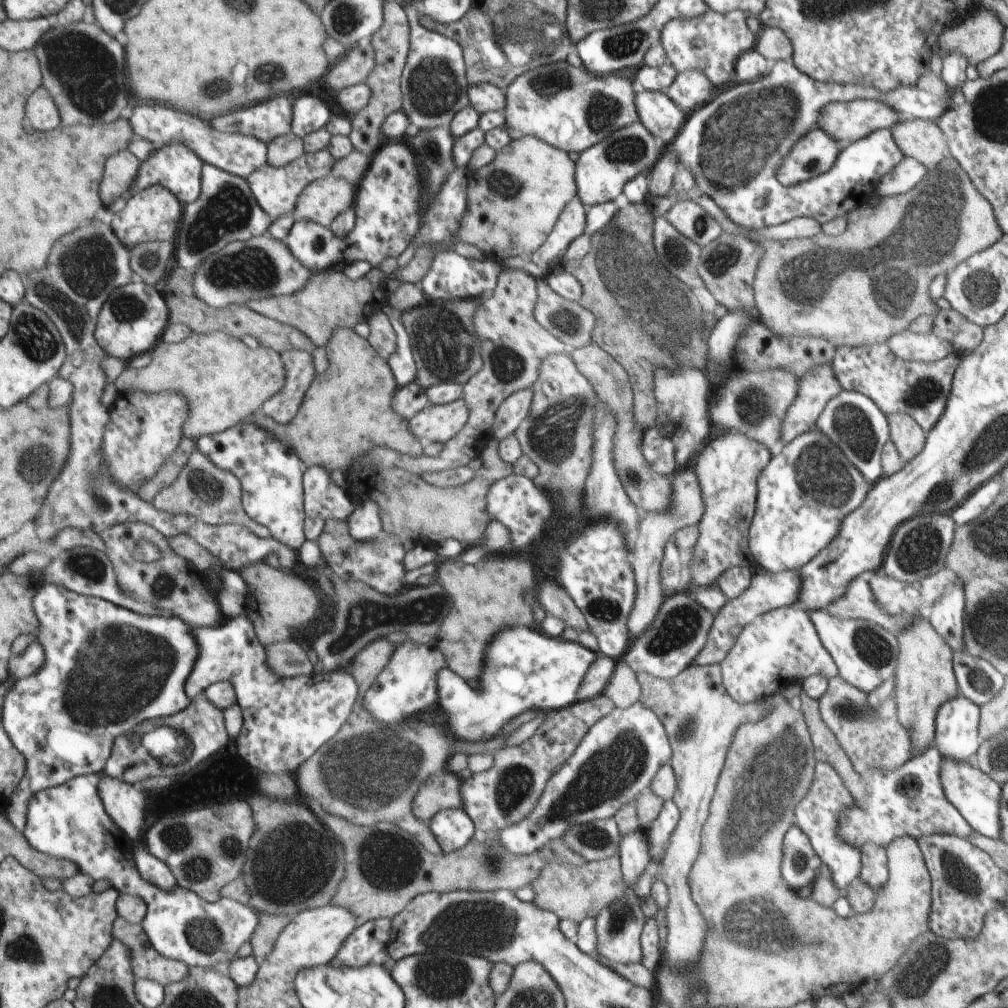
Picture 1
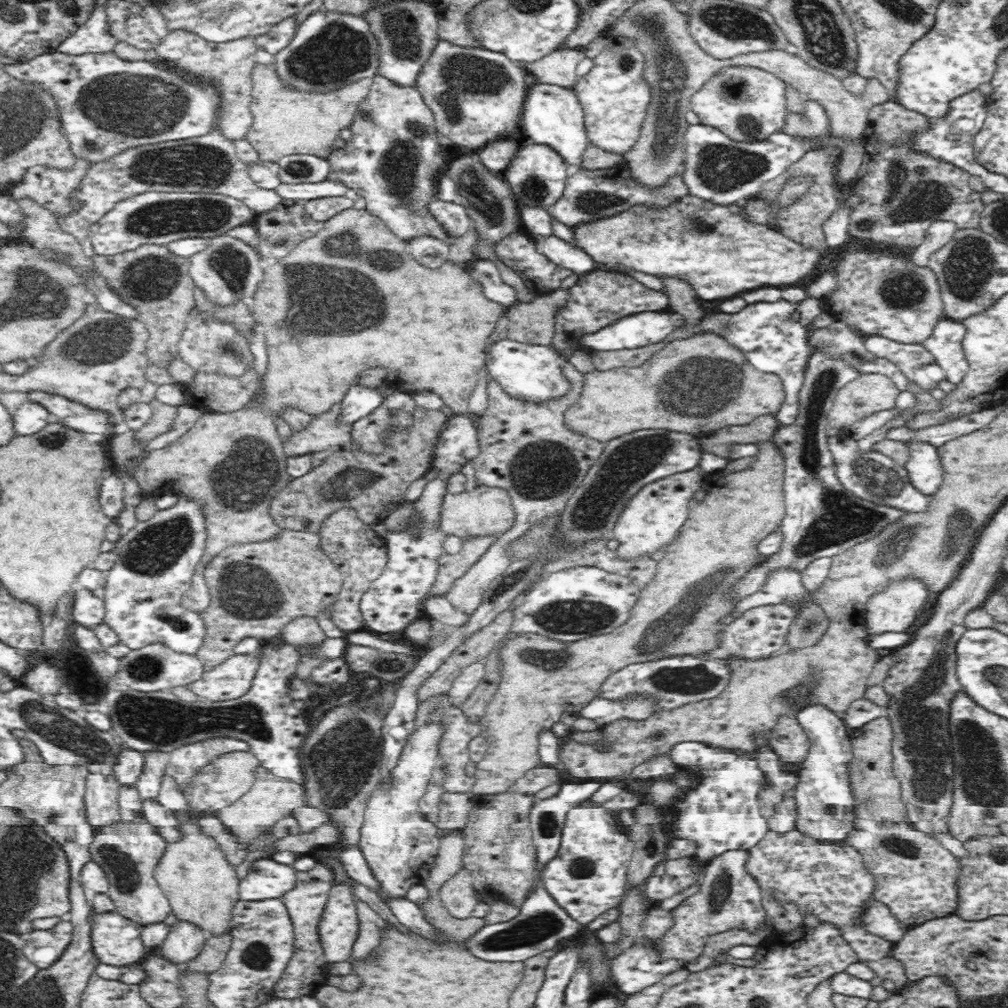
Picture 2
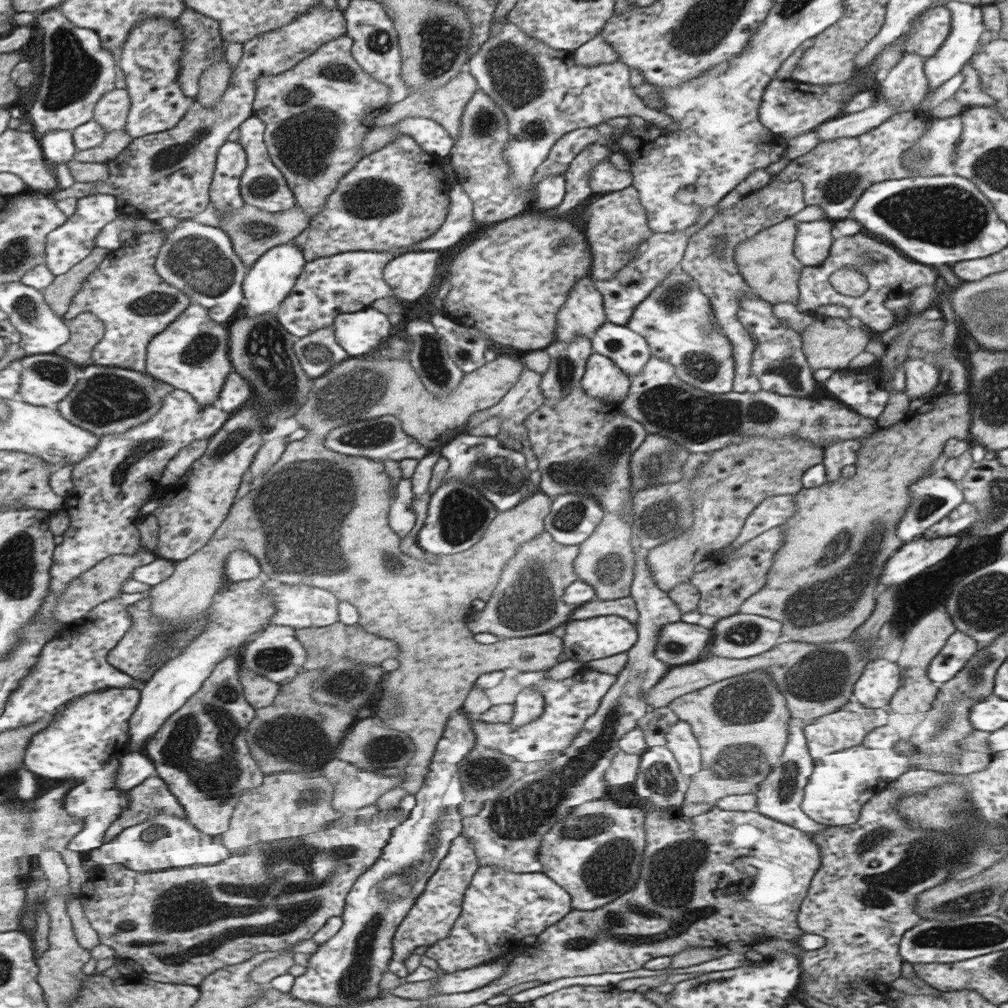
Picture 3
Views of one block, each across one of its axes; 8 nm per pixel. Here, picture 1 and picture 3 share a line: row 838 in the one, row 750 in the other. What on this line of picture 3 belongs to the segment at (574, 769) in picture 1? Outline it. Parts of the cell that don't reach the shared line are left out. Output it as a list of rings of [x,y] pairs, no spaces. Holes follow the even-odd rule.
[[[543,670],[543,672],[517,672],[515,682],[517,682],[517,686],[521,686],[521,690],[531,688],[531,690],[537,690],[543,694],[543,698],[545,698],[543,714],[537,720],[533,720],[525,726],[519,726],[519,728],[511,728],[509,724],[485,724],[485,722],[479,722],[477,716],[469,716],[469,722],[471,722],[471,728],[475,734],[475,742],[479,748],[499,750],[501,754],[511,756],[511,758],[525,762],[525,764],[551,760],[555,752],[563,752],[565,748],[571,746],[571,740],[583,730],[585,722],[601,706],[601,700],[615,684],[615,678],[617,678],[615,674],[579,670],[579,674],[575,674],[573,678],[549,682],[547,670]]]

